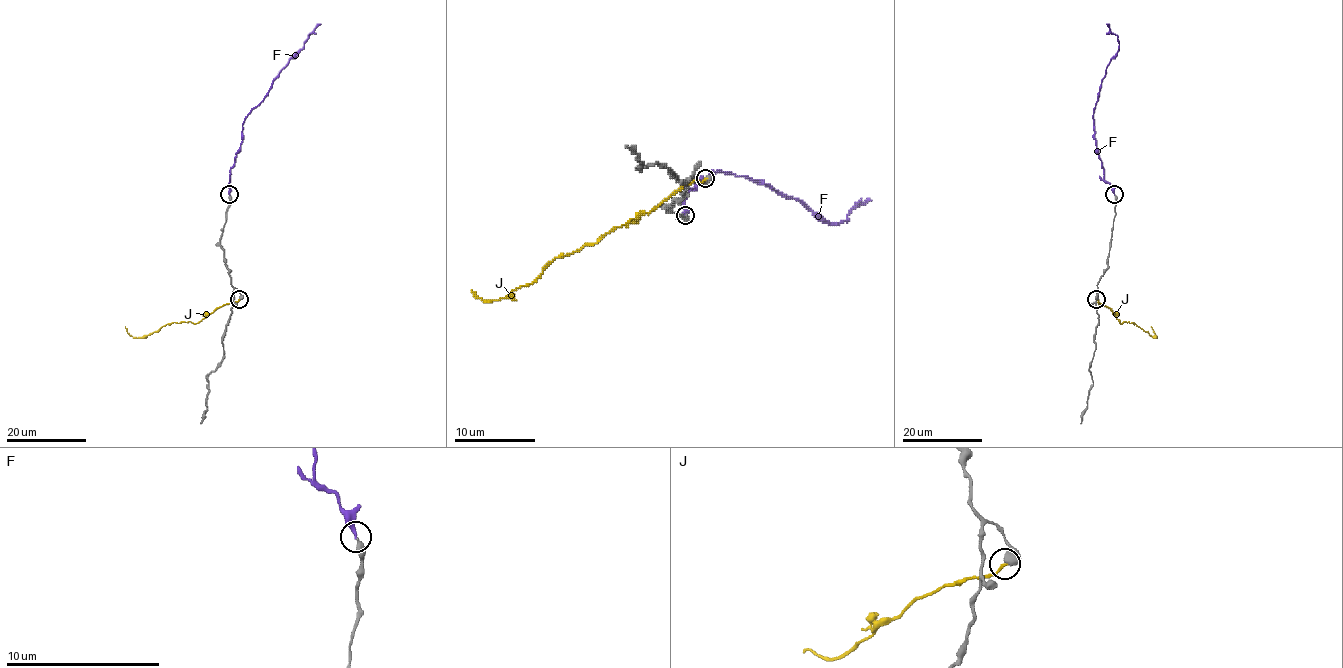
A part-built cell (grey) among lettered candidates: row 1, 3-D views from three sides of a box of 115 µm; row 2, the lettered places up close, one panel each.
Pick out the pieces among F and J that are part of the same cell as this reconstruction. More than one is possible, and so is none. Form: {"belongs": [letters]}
{"belongs": ["F"]}

